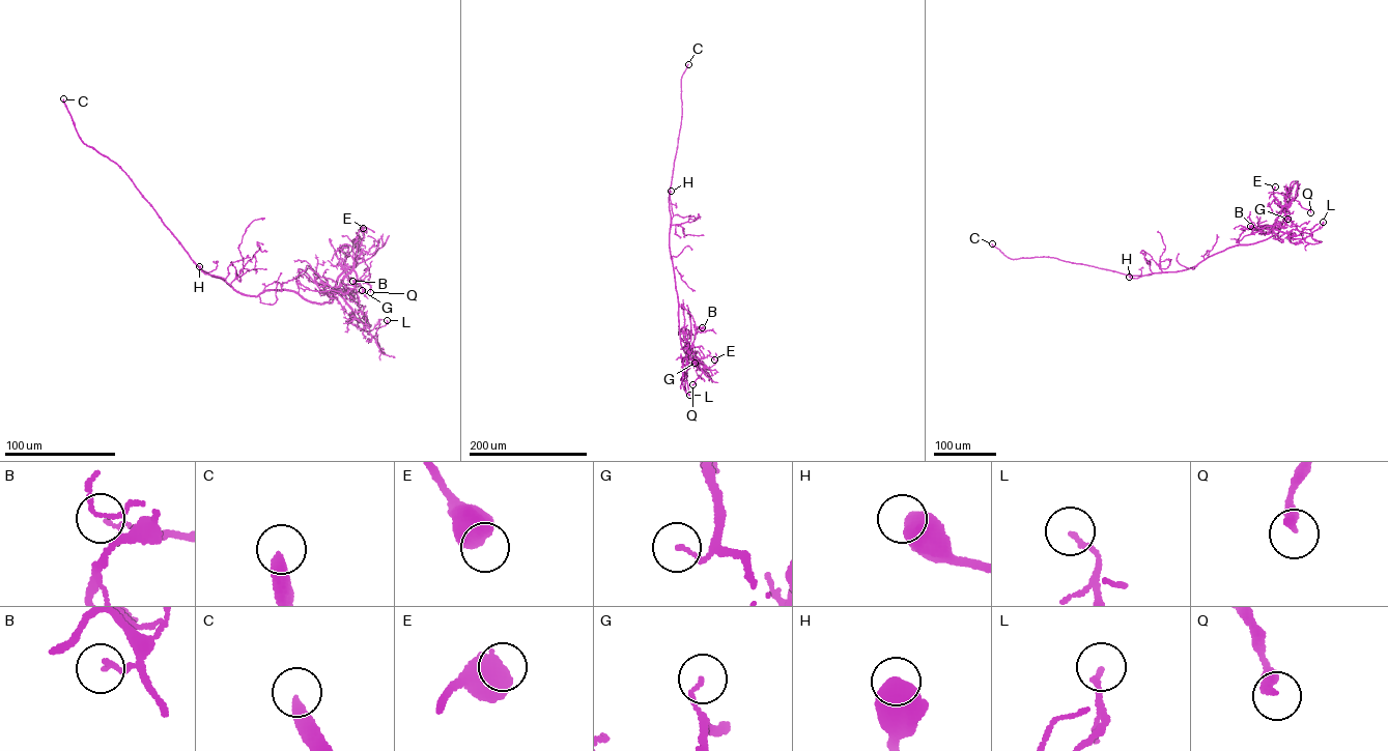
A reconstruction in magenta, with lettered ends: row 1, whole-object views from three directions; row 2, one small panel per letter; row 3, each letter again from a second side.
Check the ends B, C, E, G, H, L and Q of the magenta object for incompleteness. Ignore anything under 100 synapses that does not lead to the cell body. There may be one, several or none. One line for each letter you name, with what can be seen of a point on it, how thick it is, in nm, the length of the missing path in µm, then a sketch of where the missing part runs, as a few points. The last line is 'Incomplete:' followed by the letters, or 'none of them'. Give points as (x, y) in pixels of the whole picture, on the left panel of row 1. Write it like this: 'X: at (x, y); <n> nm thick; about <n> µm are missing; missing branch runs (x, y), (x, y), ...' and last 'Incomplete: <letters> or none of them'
C: at (63, 98); 340 nm thick; about 500 µm are missing
H: at (199, 266); 700 nm thick; about 450 µm are missing; missing branch runs (199, 266), (152, 204), (173, 209), (190, 196), (188, 212), (229, 231), (292, 210), (295, 240), (273, 250)
Incomplete: C, H

